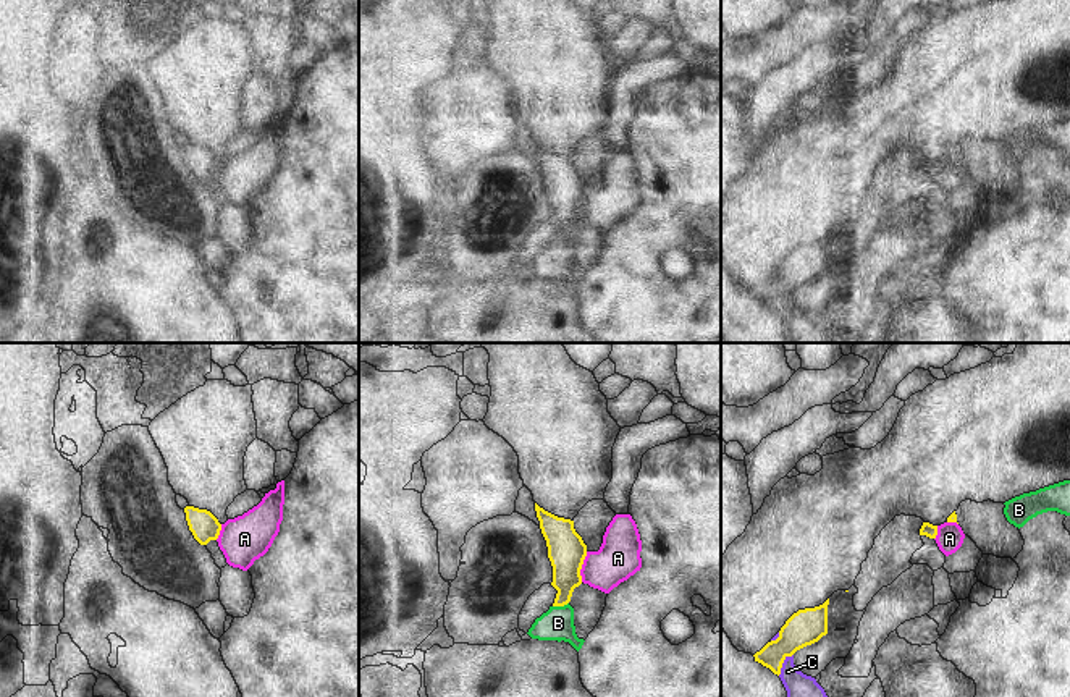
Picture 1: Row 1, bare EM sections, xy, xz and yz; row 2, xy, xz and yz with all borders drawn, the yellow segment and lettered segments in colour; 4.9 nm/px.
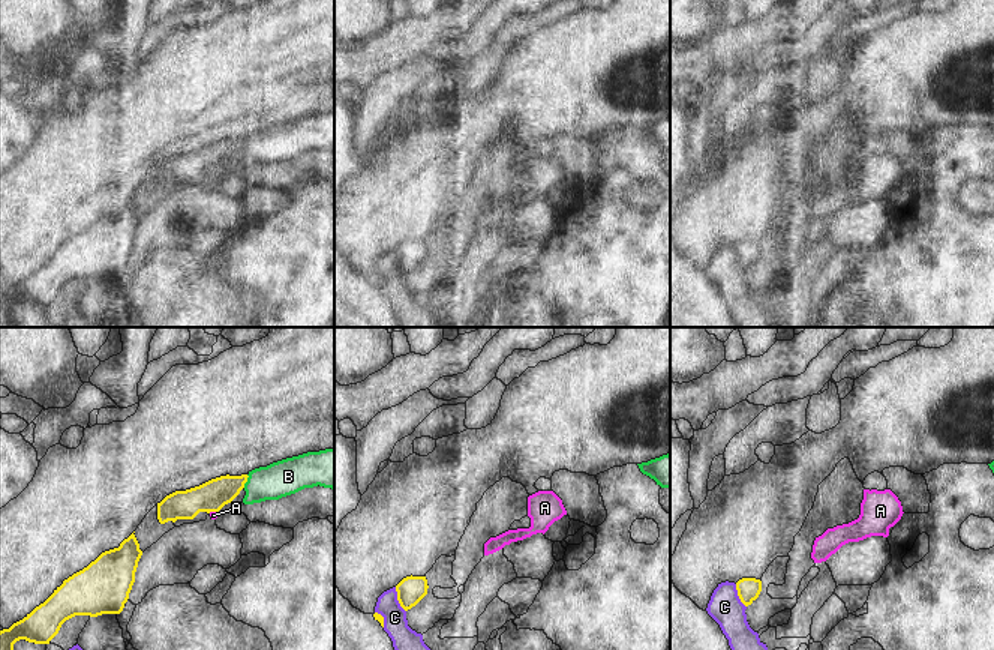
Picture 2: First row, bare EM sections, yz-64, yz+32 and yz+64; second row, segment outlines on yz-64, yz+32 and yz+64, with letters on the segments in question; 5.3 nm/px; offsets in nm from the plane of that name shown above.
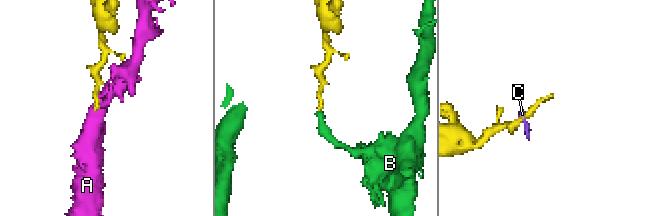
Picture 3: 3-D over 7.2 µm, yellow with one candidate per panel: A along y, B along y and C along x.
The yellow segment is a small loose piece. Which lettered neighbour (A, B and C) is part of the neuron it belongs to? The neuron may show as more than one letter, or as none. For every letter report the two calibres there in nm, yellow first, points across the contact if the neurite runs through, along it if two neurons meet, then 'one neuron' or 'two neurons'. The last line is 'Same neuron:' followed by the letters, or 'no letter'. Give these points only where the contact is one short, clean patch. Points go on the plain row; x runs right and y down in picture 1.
A: calibres 190 and 220 nm; border xz (587, 190), (582, 199), (581, 219); two neurons
B: calibres 170 and 160 nm; way xz (566, 194), (564, 232), (560, 243), (558, 261); one neuron
C: calibres 180 and 190 nm; border yz (792, 291), (784, 298), (778, 312); two neurons
Same neuron: B

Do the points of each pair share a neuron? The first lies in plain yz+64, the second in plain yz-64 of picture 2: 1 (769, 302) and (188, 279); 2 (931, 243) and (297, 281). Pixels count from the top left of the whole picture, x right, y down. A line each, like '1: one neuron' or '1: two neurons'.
1: two neurons
2: one neuron

